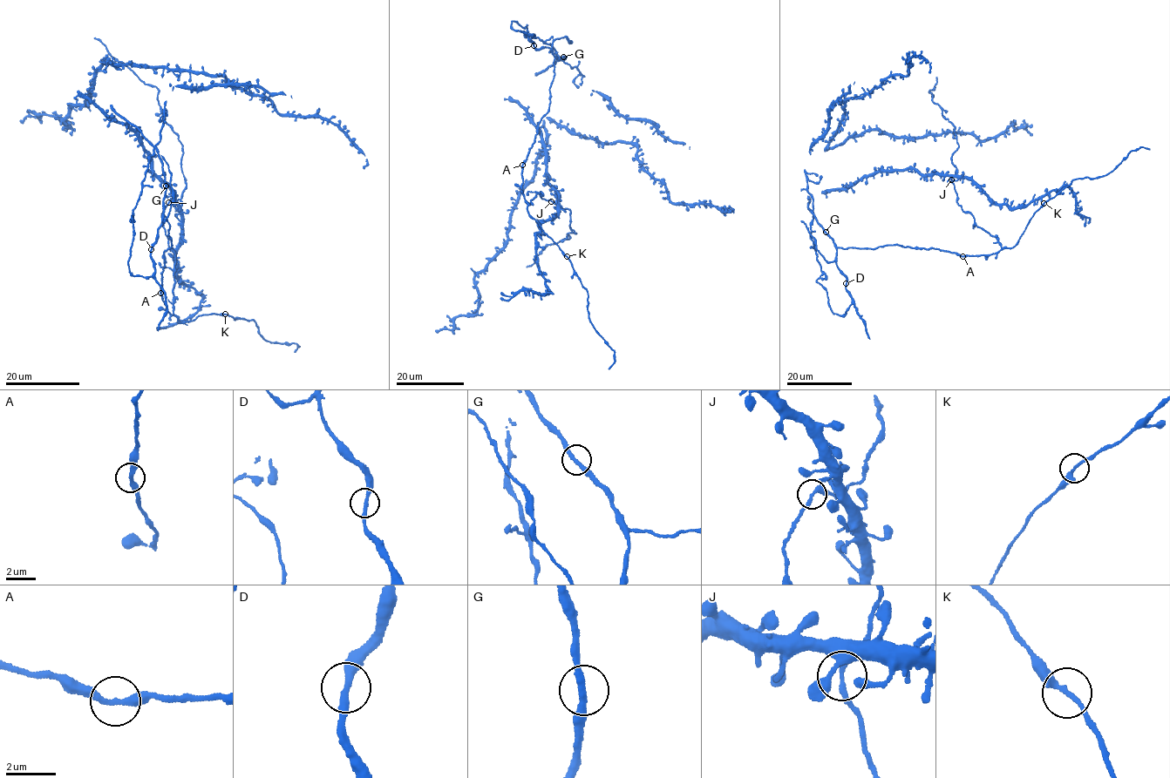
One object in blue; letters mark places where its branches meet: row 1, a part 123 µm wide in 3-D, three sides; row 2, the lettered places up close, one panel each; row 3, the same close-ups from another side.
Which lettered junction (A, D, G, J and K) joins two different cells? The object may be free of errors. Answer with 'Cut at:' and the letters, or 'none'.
Cut at: none

